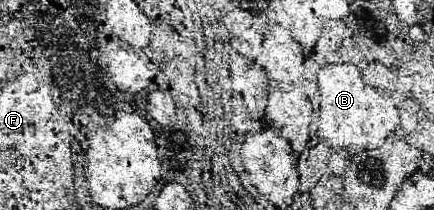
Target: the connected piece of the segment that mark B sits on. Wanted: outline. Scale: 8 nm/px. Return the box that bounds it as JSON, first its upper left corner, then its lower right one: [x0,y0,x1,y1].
[317,64,399,156]

